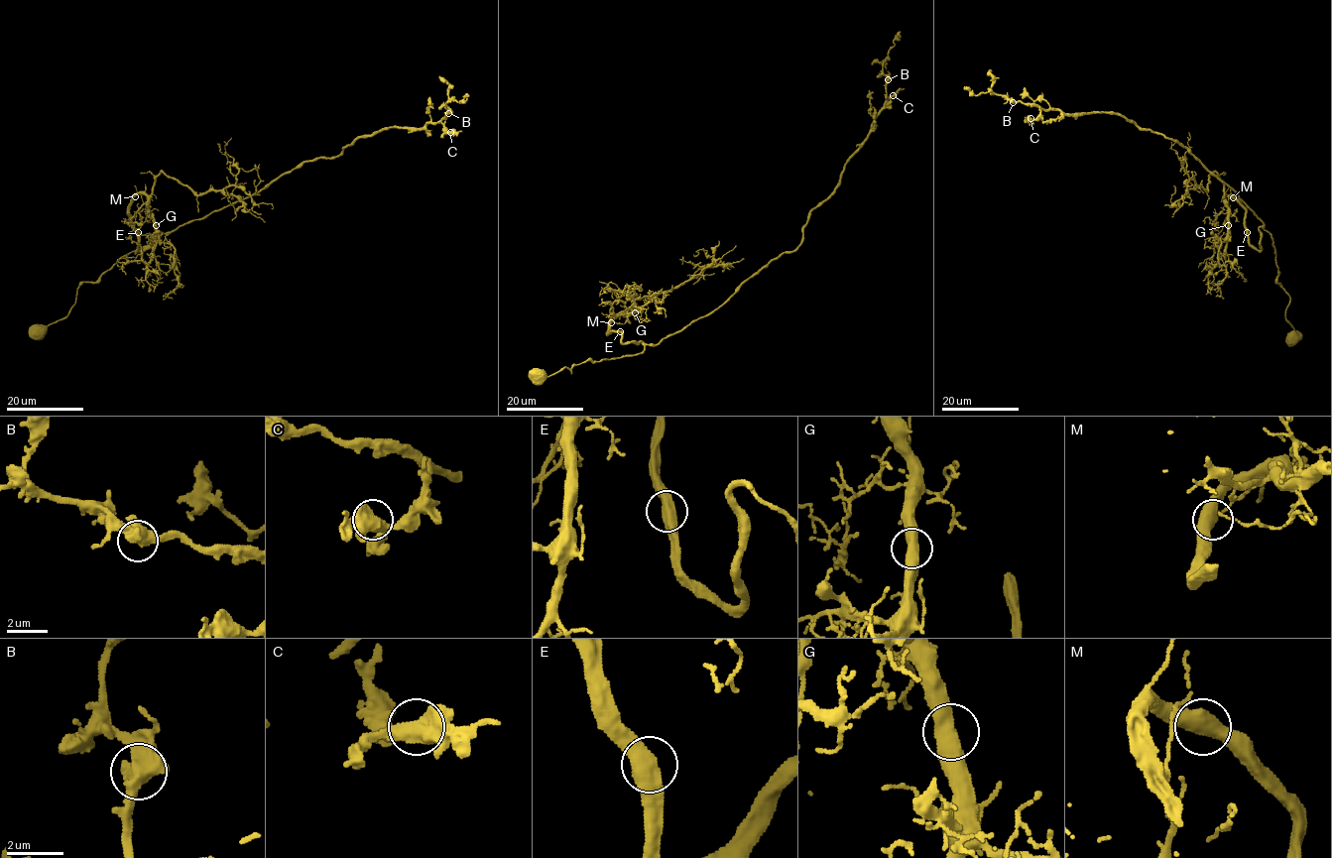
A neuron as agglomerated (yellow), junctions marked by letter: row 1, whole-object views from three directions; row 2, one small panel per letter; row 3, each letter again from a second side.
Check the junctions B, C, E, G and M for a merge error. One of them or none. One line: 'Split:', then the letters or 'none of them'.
Split: none of them

